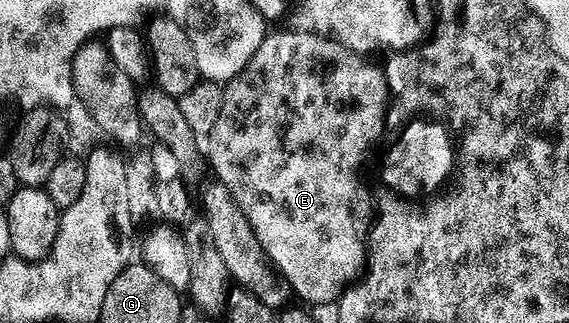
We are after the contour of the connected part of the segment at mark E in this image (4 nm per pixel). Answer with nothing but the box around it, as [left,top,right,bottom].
[205,31,389,306]

